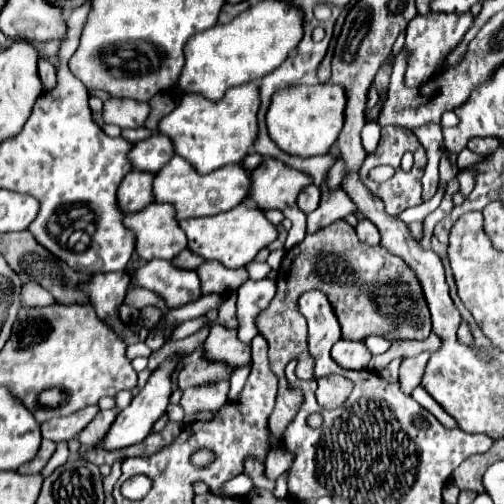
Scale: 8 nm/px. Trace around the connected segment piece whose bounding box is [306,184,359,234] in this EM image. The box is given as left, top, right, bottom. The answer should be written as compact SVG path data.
M323 184L321 190L323 190L321 192L323 194L321 196L321 206L315 212L307 214L307 234L315 233L317 230L333 224L335 220L345 218L347 214L359 212L357 206L355 206L355 202L345 194L345 190L337 188L335 192L329 192L327 184Z

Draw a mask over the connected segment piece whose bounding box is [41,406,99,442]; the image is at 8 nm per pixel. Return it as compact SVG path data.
M87 406L75 414L69 416L61 416L61 418L51 418L47 420L41 430L43 430L43 438L53 440L53 442L65 442L75 438L99 412L99 406Z

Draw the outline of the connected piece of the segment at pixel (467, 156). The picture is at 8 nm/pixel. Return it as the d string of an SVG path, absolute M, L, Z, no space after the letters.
M464 148L457 156L457 166L459 169L463 169L472 166L476 163L482 162L487 159L486 155L479 155L468 148Z

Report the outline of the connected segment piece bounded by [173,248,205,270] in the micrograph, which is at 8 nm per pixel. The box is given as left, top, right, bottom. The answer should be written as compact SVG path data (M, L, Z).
M183 250L175 260L173 260L173 264L175 266L179 266L179 268L187 268L187 270L195 270L199 264L203 264L205 260L199 256L199 254L193 254L191 250Z

